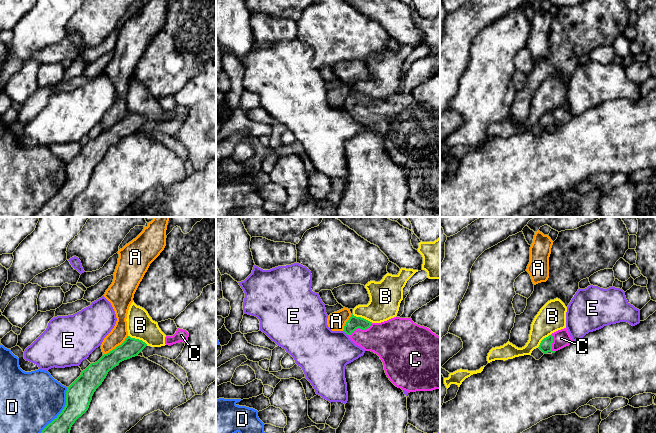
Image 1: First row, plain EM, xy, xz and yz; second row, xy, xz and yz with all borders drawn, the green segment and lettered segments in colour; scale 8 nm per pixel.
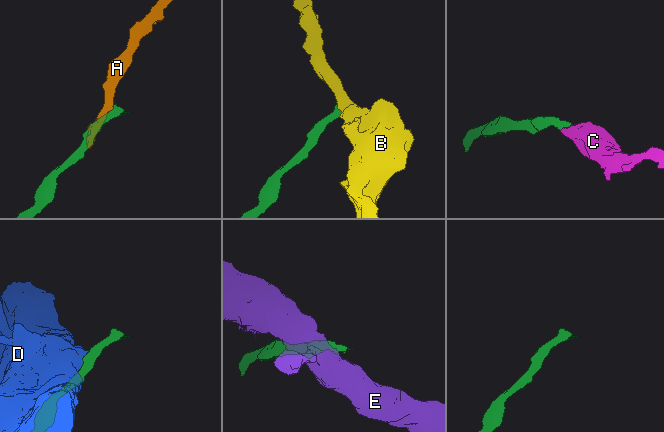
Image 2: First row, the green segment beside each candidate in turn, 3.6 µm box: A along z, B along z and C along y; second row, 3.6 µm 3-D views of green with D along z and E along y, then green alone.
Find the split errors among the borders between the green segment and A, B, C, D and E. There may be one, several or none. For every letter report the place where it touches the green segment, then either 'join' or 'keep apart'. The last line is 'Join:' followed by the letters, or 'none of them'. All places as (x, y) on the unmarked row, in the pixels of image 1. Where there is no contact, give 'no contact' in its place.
A: xy (117, 122) | keep apart
B: xy (138, 115) | keep apart
C: xz (360, 104) | join
D: xy (59, 190) | keep apart
E: xz (345, 108) | keep apart
Join: C

